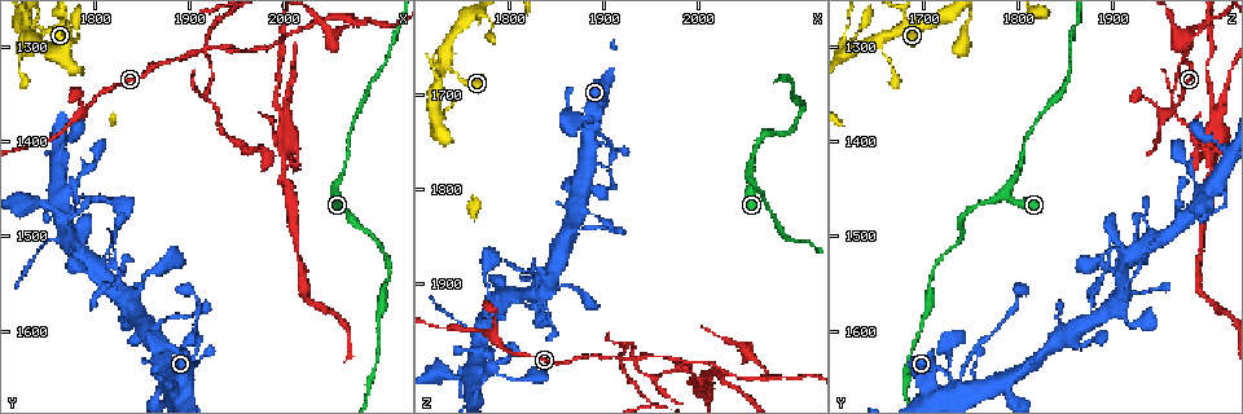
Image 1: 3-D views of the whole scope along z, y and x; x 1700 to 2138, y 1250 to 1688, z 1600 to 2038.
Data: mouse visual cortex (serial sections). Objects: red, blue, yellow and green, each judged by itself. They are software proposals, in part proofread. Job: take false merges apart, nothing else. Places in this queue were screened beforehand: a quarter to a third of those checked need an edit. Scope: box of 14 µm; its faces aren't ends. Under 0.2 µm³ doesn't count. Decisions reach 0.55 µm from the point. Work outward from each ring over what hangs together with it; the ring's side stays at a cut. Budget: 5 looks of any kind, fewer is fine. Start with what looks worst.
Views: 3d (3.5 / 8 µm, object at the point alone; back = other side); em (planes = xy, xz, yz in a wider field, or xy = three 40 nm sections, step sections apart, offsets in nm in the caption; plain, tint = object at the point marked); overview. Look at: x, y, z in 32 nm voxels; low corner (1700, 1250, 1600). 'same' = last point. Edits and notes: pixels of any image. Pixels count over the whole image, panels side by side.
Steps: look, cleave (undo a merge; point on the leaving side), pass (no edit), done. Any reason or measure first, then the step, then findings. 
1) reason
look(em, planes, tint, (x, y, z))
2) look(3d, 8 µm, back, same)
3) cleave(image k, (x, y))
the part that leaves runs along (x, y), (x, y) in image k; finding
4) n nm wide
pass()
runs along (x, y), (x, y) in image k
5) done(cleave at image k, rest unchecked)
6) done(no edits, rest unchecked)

four or more arms meet
look(em, xy, step 5, tint, (1910, 1305, 1975))

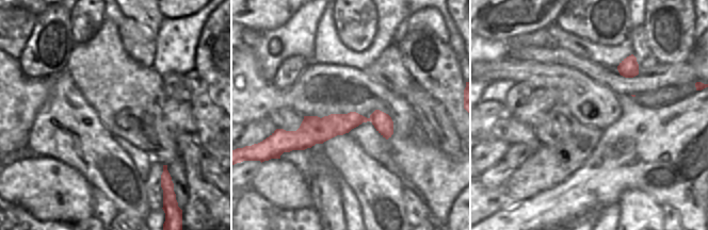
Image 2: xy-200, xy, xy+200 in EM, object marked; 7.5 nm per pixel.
look(3d, 3.5 µm, back, same)

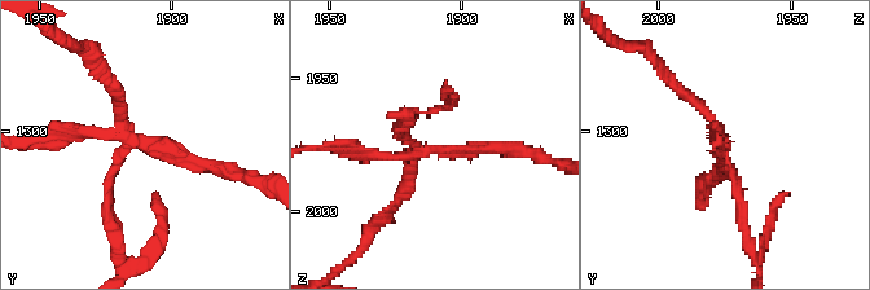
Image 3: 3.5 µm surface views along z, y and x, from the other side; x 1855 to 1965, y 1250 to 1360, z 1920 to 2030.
4 arms; arms of 100, 150, 150, 200 nm
cleave(image 3, (682, 93))
the part that leaves runs along (723, 152), (739, 188), (750, 251) in image 3; a second cell is stuck on

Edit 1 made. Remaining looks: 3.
abrupt turn
look(3d, 3.5 µm, (2065, 1430, 1805))

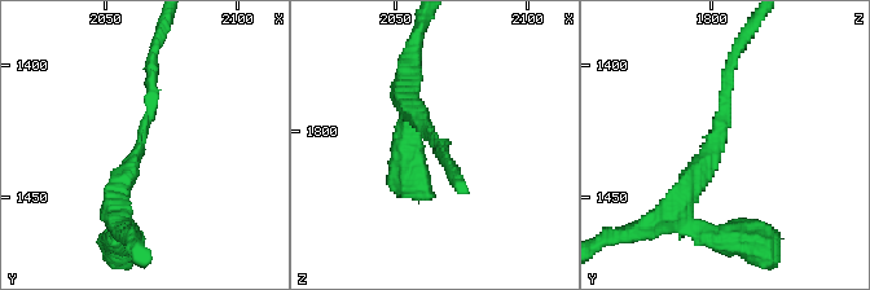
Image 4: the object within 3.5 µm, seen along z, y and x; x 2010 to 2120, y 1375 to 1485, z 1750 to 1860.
arms of 150, 300 nm; now the EM
look(em, xy, step 1, tint, (2064, 1430, 1802))

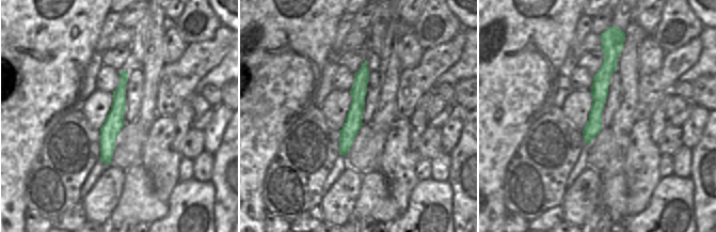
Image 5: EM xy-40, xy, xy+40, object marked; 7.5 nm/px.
pass()
runs along (680, 214), (716, 146), (733, 58) in image 4; one cell here

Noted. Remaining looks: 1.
done(cleave at image 3, rest unchecked)

